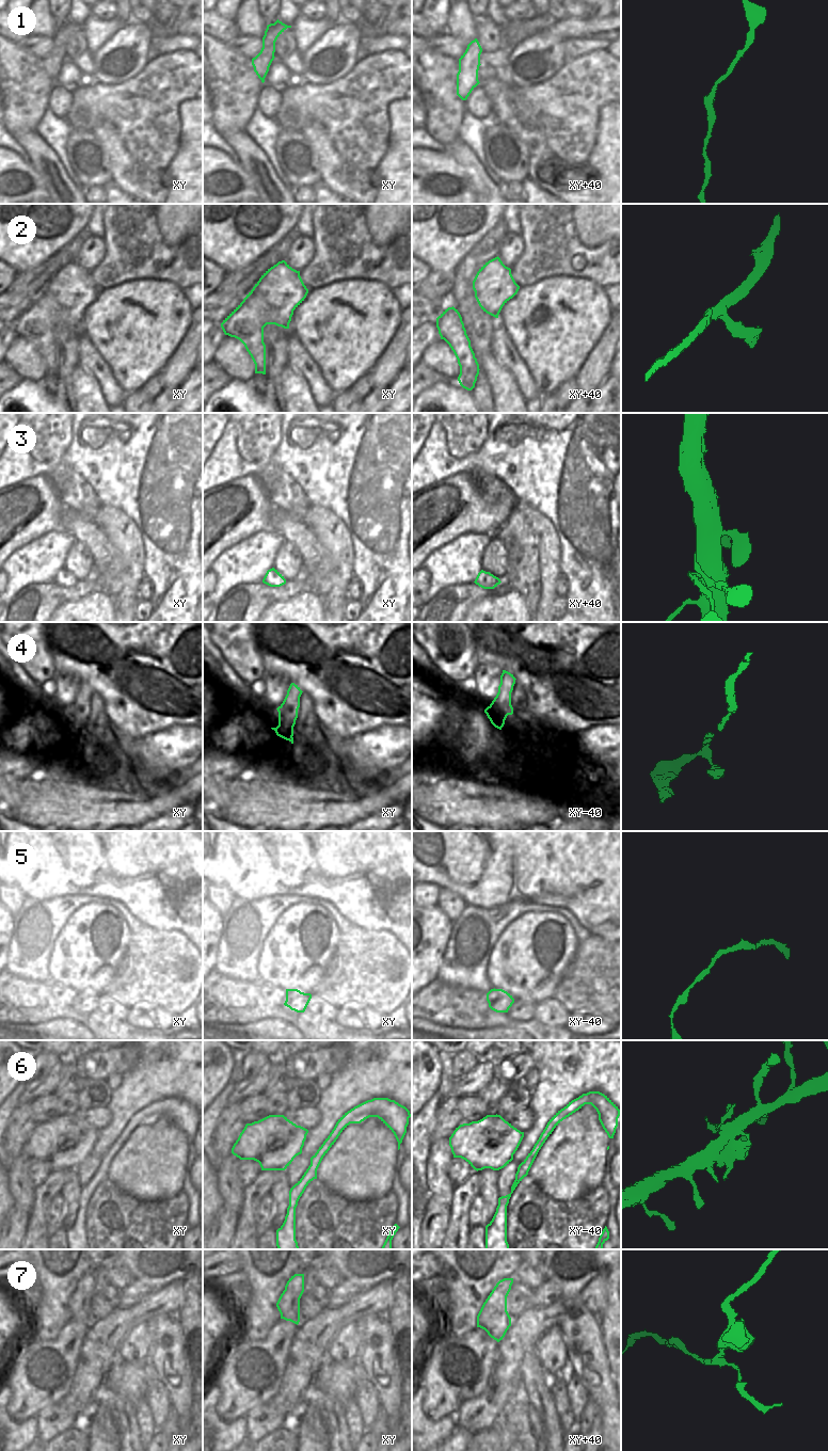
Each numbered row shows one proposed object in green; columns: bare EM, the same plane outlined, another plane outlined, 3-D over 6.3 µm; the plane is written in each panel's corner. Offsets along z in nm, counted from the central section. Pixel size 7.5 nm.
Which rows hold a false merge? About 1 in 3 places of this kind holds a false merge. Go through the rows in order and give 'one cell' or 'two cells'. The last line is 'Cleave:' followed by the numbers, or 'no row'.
1: one cell
2: one cell
3: one cell
4: one cell
5: one cell
6: one cell
7: one cell
Cleave: no row

